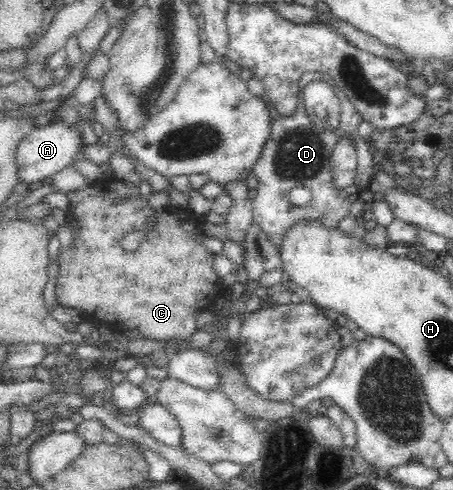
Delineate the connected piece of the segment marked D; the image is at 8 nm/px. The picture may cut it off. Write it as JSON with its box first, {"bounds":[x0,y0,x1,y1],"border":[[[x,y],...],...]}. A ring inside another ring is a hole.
{"bounds":[252,72,378,248],"border":[[[315,72],[302,76],[299,82],[300,89],[305,89],[305,85],[311,82],[323,82],[331,85],[334,94],[340,101],[339,126],[335,130],[323,130],[315,126],[307,113],[303,94],[301,94],[293,115],[281,115],[272,120],[271,130],[267,134],[263,150],[252,169],[259,180],[257,196],[252,199],[253,220],[271,239],[271,242],[276,243],[277,248],[283,242],[283,234],[287,232],[287,228],[291,228],[299,220],[320,219],[323,226],[330,226],[330,228],[338,226],[342,218],[349,214],[351,204],[360,198],[363,191],[370,189],[372,177],[378,170],[371,153],[373,149],[370,147],[370,137],[362,136],[357,129],[363,120],[346,98],[344,91],[327,74]],[[341,134],[353,138],[358,154],[358,168],[355,171],[354,184],[345,189],[335,187],[333,167],[331,167],[331,155]],[[296,187],[307,187],[311,191],[310,200],[301,207],[295,206],[289,201],[288,193]]]}

